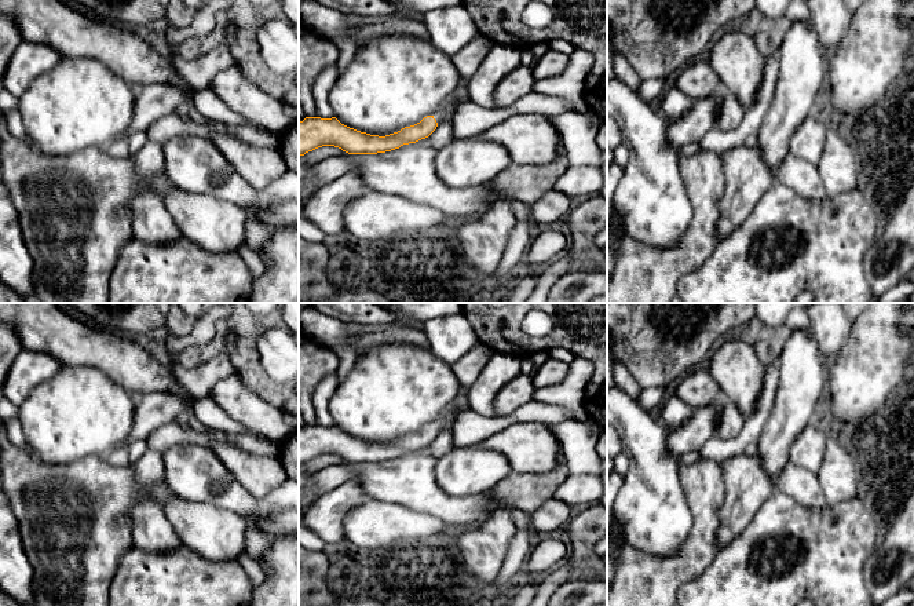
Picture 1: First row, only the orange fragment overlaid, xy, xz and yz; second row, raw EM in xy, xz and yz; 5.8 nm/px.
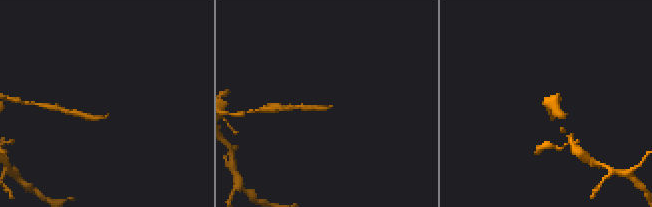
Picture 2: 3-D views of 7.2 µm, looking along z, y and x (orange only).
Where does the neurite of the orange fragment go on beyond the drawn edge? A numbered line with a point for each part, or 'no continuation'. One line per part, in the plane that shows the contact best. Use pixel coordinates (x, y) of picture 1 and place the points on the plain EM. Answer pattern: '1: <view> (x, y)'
1: xz (439, 424)

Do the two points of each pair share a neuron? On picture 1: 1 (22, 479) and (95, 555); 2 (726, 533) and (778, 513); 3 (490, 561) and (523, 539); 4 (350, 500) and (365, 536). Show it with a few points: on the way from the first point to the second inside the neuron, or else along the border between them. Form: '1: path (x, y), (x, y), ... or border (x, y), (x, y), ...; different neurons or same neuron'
1: path (55, 479), (66, 478), (91, 492), (97, 522); same neuron
2: border (768, 497), (749, 525), (727, 547); different neurons
3: border (516, 529), (503, 568), (496, 579); different neurons
4: border (370, 497), (347, 514), (343, 537); different neurons

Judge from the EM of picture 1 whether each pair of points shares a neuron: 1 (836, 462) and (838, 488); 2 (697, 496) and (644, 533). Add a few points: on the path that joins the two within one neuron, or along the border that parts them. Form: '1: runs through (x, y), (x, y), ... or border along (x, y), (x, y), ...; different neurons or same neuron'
1: runs through (837, 468), (838, 481); same neuron
2: border along (679, 471), (682, 490), (693, 519), (688, 535); different neurons

